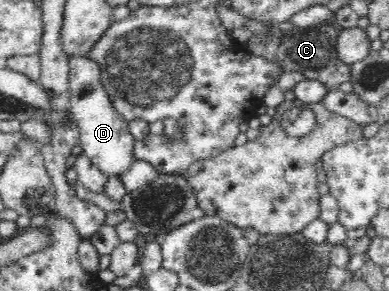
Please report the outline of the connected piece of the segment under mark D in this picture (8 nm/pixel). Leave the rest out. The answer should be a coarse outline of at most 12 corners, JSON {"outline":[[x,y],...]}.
{"outline":[[69,55],[70,114],[107,177],[137,161],[94,60]]}

